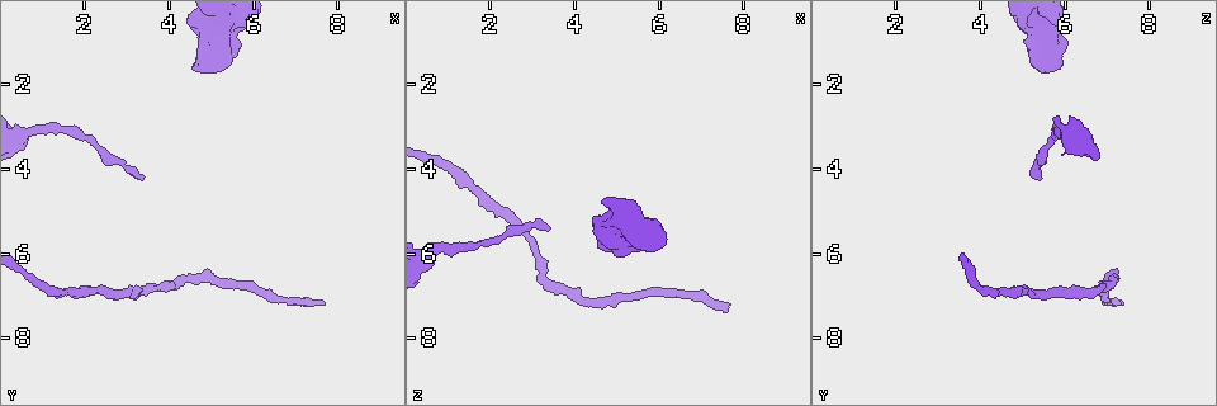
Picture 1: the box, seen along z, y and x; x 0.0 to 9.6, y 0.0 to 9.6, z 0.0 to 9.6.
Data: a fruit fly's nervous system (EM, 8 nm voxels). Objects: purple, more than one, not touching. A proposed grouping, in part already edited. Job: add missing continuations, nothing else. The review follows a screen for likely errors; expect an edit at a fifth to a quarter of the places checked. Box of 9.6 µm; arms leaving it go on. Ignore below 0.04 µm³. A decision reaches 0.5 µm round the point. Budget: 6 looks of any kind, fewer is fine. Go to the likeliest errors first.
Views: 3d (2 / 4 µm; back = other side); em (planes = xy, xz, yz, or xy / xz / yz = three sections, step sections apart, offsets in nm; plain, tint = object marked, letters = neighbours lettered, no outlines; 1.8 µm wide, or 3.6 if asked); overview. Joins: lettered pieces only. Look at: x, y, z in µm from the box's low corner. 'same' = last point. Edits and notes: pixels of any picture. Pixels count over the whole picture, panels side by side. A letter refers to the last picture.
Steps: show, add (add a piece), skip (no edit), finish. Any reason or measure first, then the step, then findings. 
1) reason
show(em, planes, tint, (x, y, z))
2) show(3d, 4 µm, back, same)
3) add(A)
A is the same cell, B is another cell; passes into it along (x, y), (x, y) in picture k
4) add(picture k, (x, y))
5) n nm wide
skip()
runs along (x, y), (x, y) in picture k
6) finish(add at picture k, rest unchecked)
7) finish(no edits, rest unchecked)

show(em, planes, letters, (3.35, 4.25, 5.45))

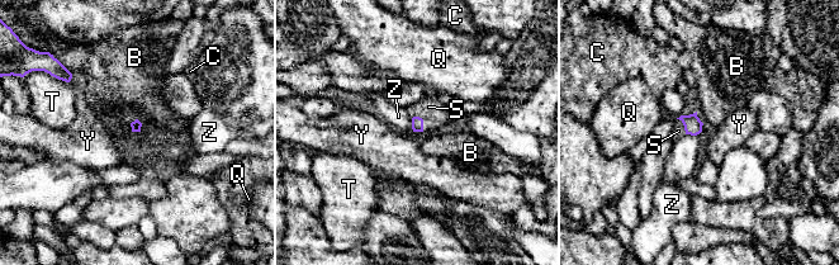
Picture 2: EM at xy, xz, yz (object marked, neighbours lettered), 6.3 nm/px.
add(S)
S is the same cell, B, C, Q, T, Y and Z are other cells; passes into it along (692, 124), (683, 124), (678, 131) in picture 2; it goes on there

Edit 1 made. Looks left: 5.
branch stops here
show(em, planes, letters, (7.65, 7.10, 7.25))

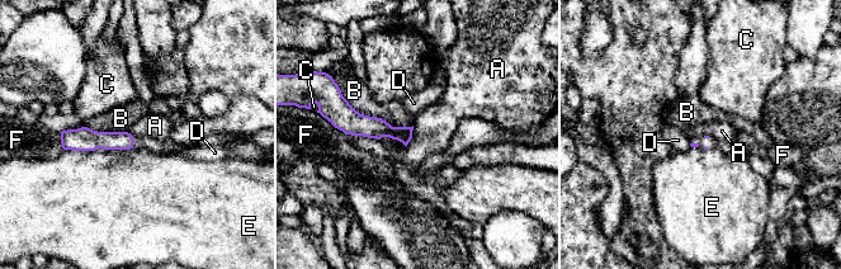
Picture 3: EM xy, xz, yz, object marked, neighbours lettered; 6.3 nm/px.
skip()
A, B, C, D, E and F are other cells; border along (414, 126), (411, 140), (406, 146) in picture 3; no lettered piece goes on from it

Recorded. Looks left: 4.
stops while still wide
show(3d, 4 µm, back, (4.65, 1.60, 5.85))

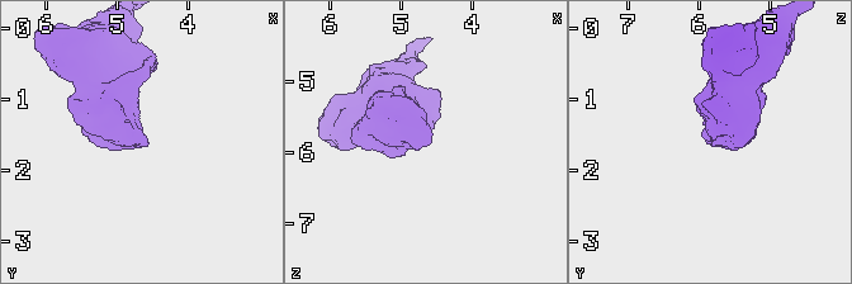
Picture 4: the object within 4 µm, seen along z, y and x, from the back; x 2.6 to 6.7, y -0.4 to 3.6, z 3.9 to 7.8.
now the EM
show(em, planes, letters, (4.70, 1.55, 5.90))

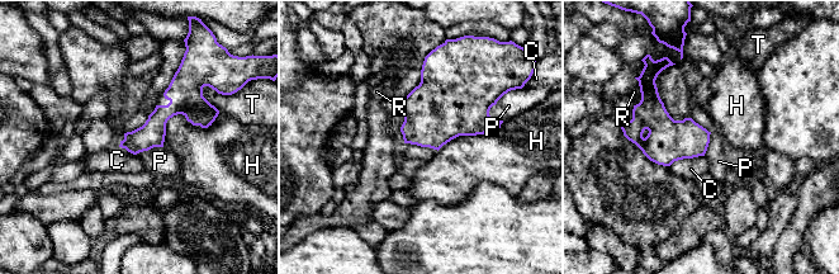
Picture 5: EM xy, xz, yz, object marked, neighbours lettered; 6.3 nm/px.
skip()
C, H, P, R and T are other cells; border along (404, 142), (437, 150) in picture 5; none of them fits

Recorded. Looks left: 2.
finish(add at picture 2, rest unchecked)

